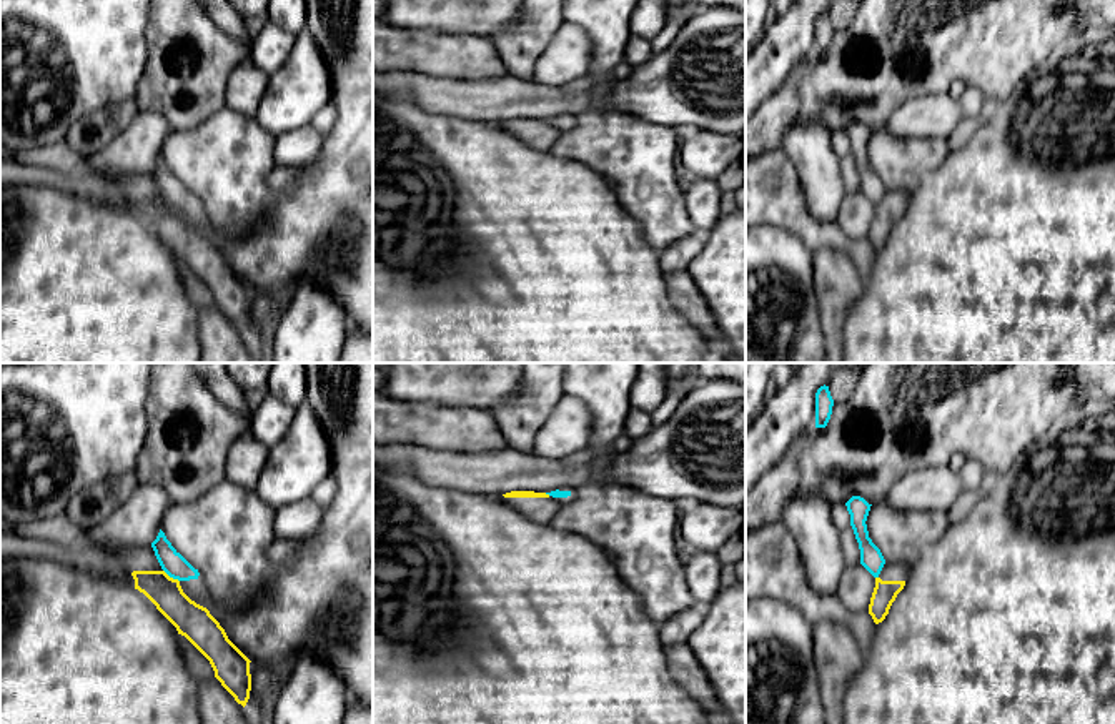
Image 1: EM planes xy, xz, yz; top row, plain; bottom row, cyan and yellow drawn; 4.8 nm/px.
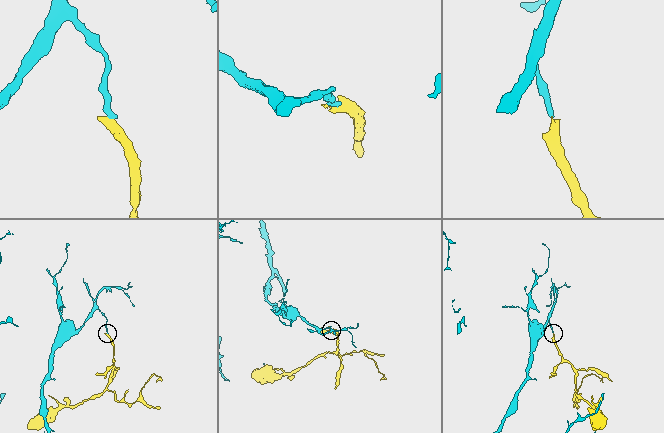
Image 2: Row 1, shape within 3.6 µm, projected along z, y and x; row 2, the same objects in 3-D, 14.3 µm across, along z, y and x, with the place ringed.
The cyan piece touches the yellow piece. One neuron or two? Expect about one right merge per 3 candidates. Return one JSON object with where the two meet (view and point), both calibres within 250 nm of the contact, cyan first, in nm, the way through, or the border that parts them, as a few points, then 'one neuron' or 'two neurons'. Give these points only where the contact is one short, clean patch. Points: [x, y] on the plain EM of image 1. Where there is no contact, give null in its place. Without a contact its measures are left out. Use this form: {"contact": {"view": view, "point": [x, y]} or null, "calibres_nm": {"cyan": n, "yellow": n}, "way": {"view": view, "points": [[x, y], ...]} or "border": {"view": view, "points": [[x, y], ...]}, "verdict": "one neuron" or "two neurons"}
{"contact": {"view": "xy", "point": [172, 203]}, "calibres_nm": {"cyan": 110, "yellow": 170}, "border": {"view": "xy", "points": [[163, 197], [178, 208]]}, "verdict": "two neurons"}

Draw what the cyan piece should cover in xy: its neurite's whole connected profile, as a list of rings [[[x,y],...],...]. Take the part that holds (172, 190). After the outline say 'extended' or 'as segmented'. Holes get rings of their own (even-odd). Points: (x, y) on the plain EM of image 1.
[[[160,156],[156,166],[151,170],[155,183],[161,196],[173,206],[190,208],[198,206],[200,200],[195,196],[166,166]]]; as segmented

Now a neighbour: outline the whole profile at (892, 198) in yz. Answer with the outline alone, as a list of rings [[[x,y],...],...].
[[[885,190],[875,205],[875,215],[869,231],[869,241],[879,251],[889,241],[897,221],[904,216],[910,195],[899,190]]]

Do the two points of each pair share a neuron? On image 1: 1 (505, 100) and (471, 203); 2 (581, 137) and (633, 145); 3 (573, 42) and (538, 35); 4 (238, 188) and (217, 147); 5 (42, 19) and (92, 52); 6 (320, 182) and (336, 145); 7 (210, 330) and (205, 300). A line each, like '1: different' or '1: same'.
1: different
2: same
3: different
4: same
5: same
6: same
7: different

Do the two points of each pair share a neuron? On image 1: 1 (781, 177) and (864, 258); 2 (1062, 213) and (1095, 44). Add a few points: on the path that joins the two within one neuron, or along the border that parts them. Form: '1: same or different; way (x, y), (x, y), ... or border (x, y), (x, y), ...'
1: same; way (784, 203), (814, 233), (829, 233), (837, 240)
2: same; way (1082, 172), (1082, 114), (1079, 102), (1084, 85)

